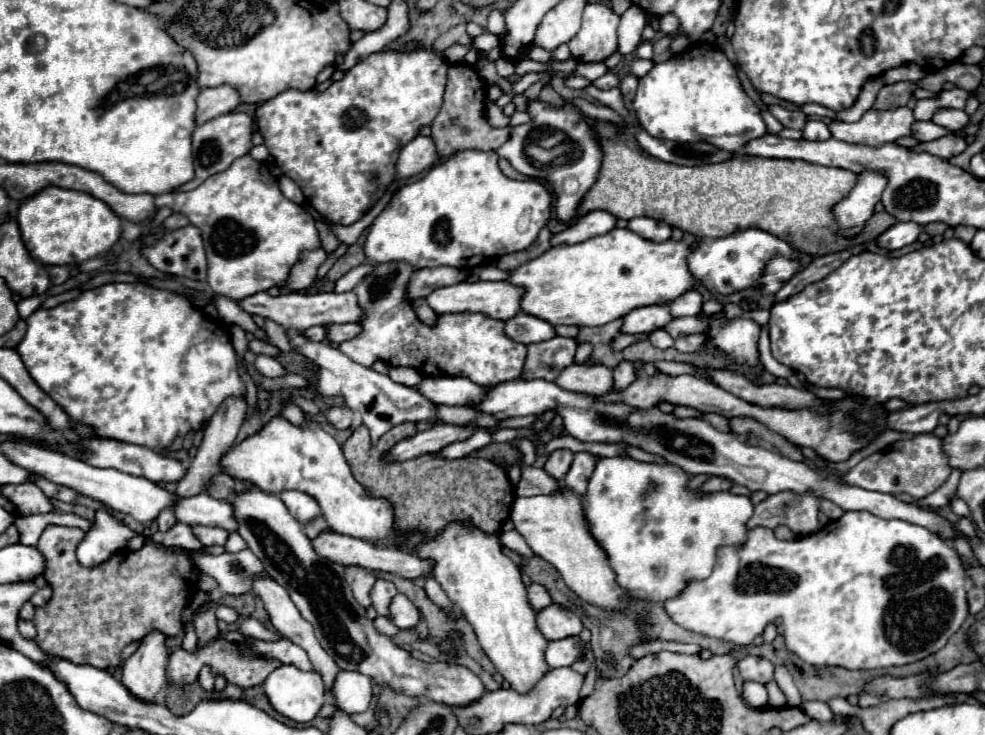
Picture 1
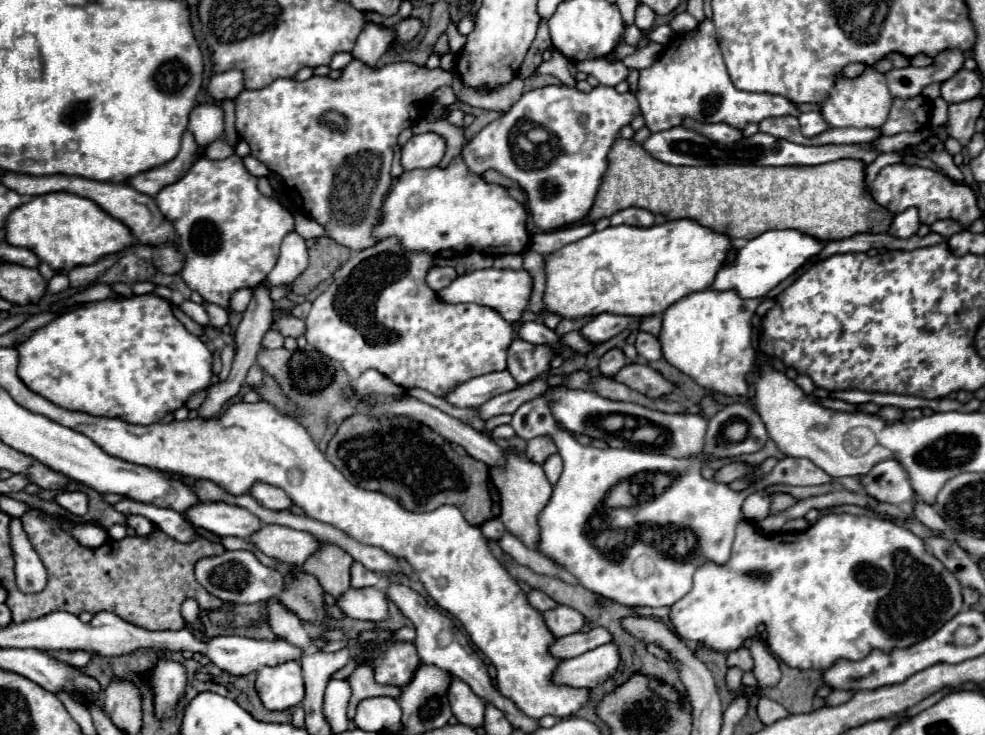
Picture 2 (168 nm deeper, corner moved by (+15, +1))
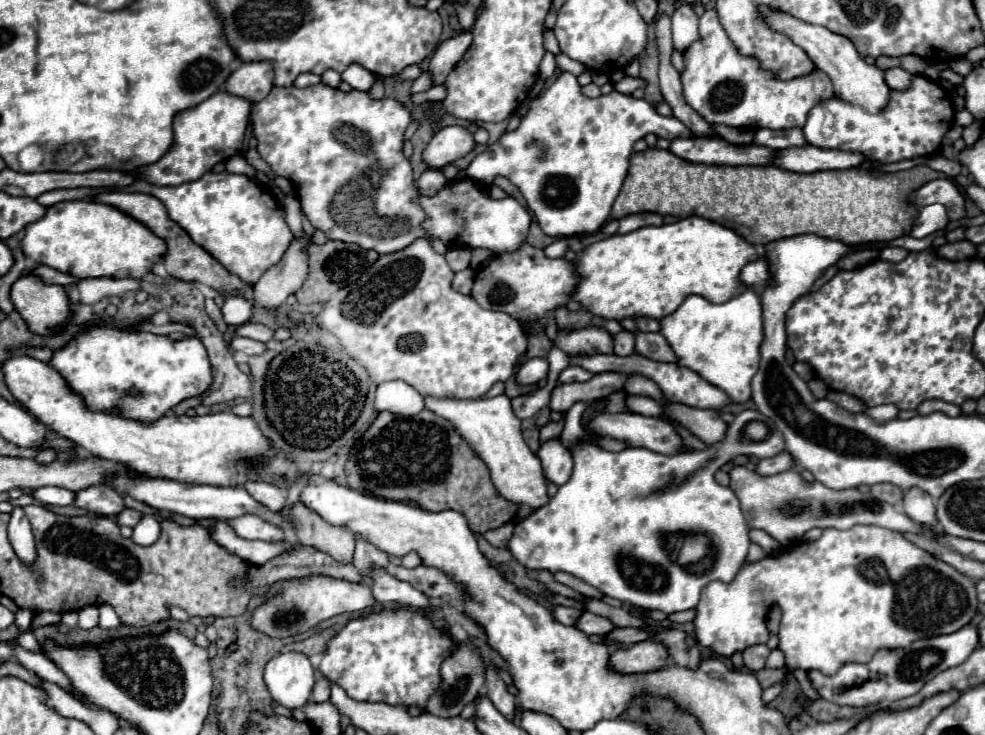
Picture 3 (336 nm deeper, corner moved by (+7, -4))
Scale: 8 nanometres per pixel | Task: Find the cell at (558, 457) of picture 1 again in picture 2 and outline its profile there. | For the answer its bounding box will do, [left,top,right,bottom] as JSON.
[526,437,556,463]

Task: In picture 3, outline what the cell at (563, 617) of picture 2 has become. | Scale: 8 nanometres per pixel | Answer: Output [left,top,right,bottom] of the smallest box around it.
[574,612,614,636]

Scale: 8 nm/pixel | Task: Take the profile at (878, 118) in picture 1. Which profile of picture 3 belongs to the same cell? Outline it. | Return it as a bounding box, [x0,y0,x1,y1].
[760,8,890,112]

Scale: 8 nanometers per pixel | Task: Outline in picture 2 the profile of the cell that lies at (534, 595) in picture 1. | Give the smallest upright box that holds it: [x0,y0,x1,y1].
[528,591,558,613]

